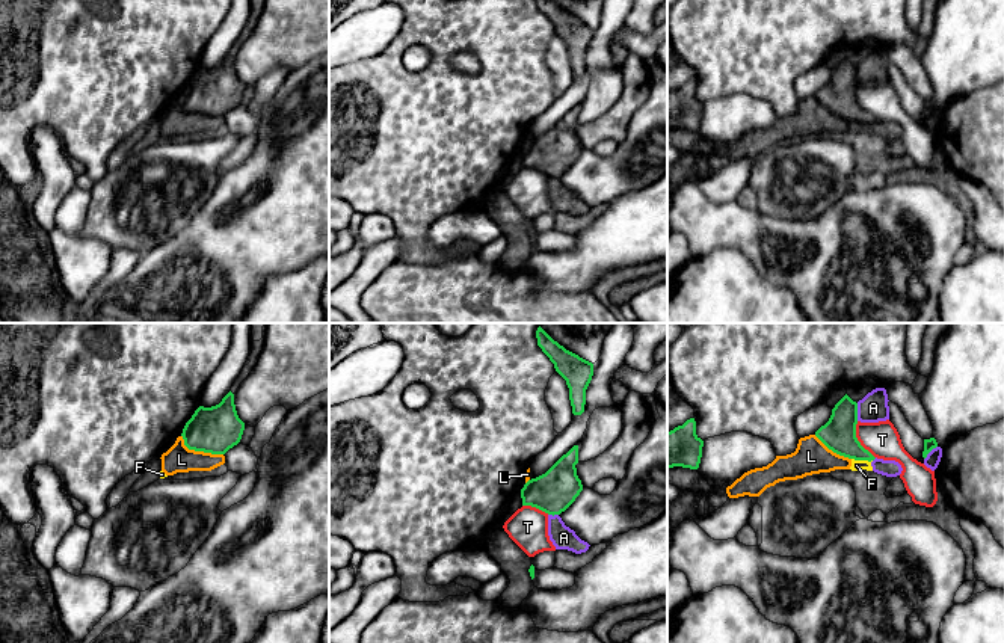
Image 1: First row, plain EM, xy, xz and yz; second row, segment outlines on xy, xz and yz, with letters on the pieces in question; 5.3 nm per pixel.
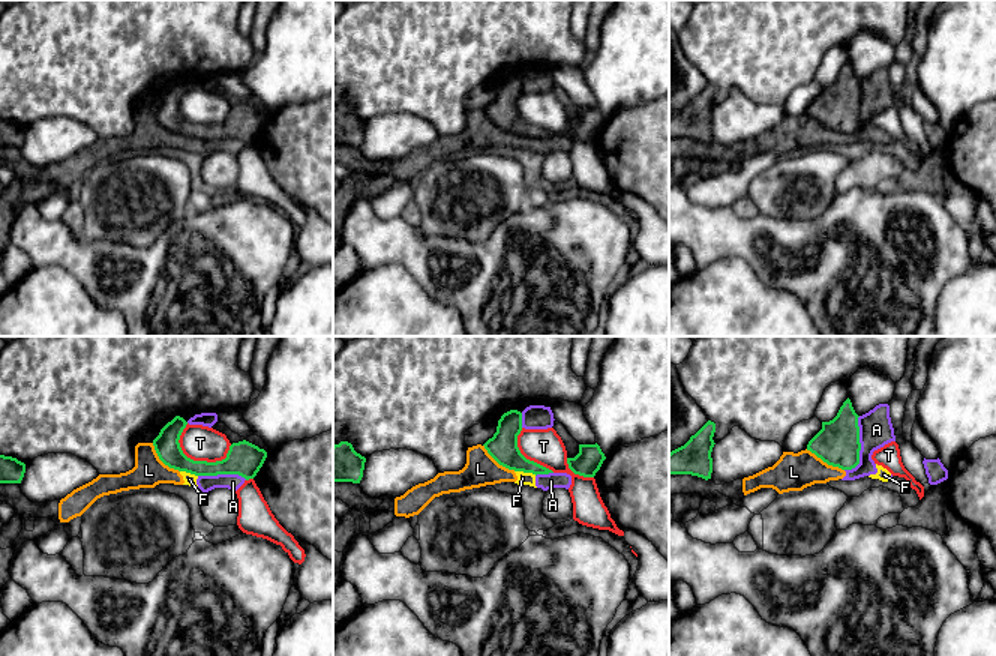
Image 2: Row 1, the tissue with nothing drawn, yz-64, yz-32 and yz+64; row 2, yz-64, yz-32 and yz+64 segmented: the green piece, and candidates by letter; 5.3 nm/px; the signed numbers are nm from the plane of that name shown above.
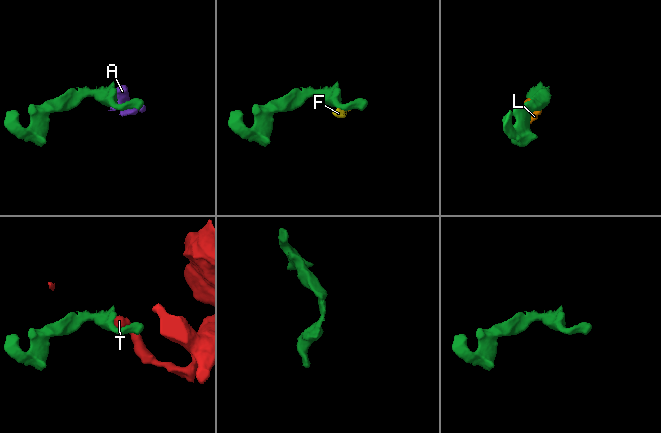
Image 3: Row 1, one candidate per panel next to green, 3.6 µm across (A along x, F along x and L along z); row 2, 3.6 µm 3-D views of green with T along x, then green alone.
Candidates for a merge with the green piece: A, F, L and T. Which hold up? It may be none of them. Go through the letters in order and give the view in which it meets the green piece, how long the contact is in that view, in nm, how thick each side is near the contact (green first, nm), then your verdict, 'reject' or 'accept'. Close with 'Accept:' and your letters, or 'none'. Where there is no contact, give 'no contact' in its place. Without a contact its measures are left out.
A: meets green in yz; contact 100 nm long; 180 nm thick on the green side, 160 nm on the other; reject
F: meets green in yz; contact 110 nm long; 180 nm thick on the green side, 60 nm on the other; reject
L: meets green in xy; contact 240 nm long; 240 nm thick on the green side, 150 nm on the other; reject
T: meets green in yz; contact 220 nm long; 180 nm thick on the green side, 190 nm on the other; reject
Accept: none

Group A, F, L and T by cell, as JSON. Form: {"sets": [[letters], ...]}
{"sets": [["A", "F", "L"], ["T"]]}

